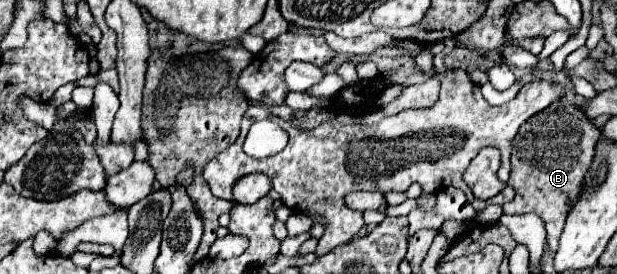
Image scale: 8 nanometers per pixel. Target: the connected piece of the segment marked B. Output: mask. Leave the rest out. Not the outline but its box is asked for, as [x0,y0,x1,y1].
[503,98,601,252]

